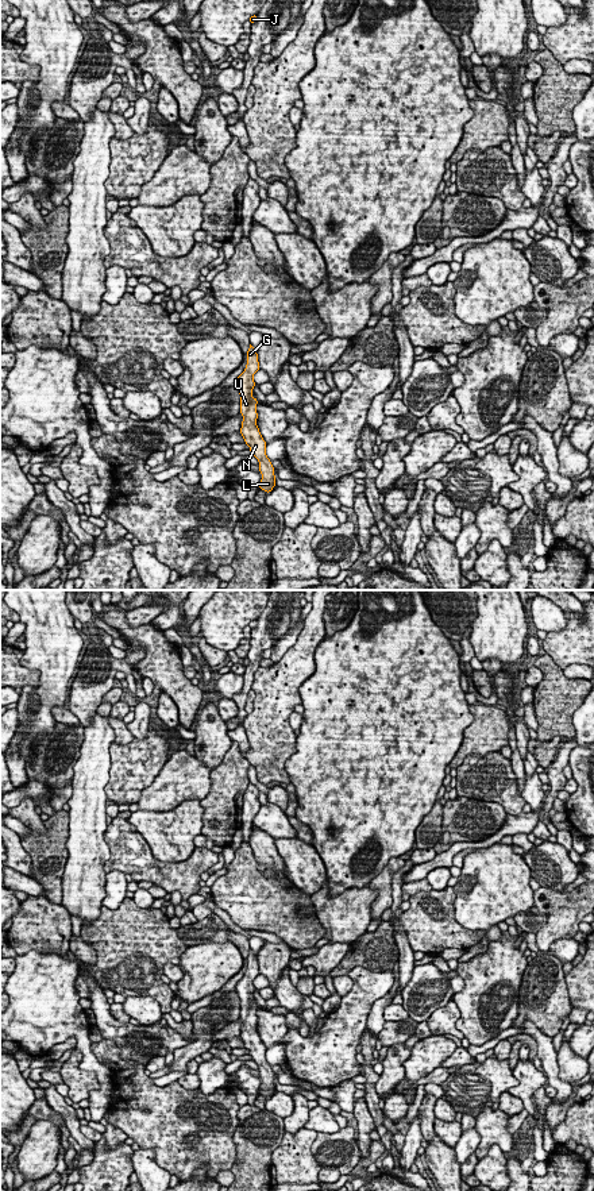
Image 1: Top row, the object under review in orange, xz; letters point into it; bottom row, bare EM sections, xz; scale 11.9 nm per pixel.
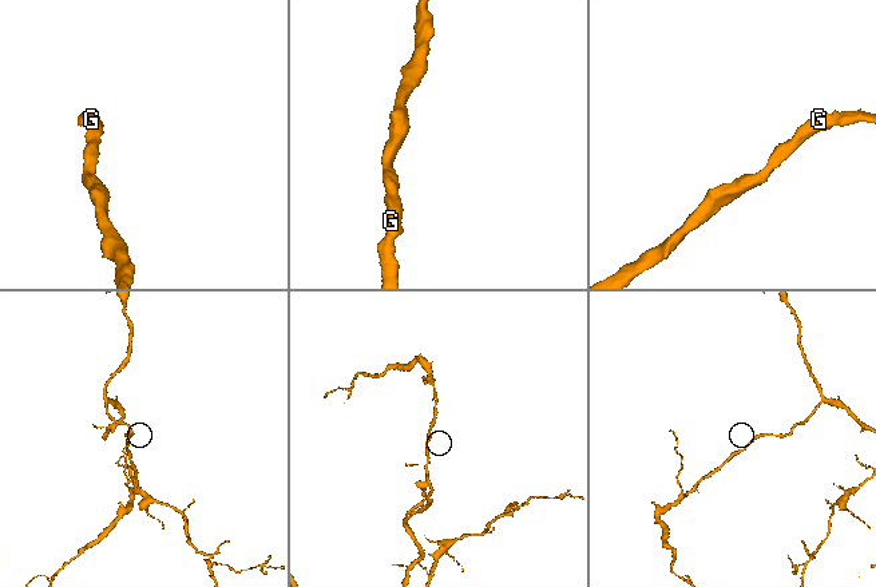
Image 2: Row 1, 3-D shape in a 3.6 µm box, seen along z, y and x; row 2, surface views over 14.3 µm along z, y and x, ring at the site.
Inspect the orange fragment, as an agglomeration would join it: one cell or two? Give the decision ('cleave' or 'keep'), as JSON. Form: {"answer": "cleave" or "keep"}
{"answer": "keep"}

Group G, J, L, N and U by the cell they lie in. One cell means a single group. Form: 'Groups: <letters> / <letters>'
Groups: G J L N U

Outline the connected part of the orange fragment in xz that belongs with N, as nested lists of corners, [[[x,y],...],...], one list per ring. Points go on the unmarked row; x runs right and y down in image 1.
[[[250,949],[246,974],[235,987],[240,999],[240,1018],[243,1021],[240,1038],[244,1042],[244,1048],[250,1052],[250,1056],[259,1067],[259,1076],[262,1079],[259,1094],[270,1098],[275,1091],[274,1072],[266,1060],[267,1048],[263,1045],[256,1030],[258,1005],[252,1002],[252,994],[255,991],[252,982],[258,975],[258,959],[256,955]]]

